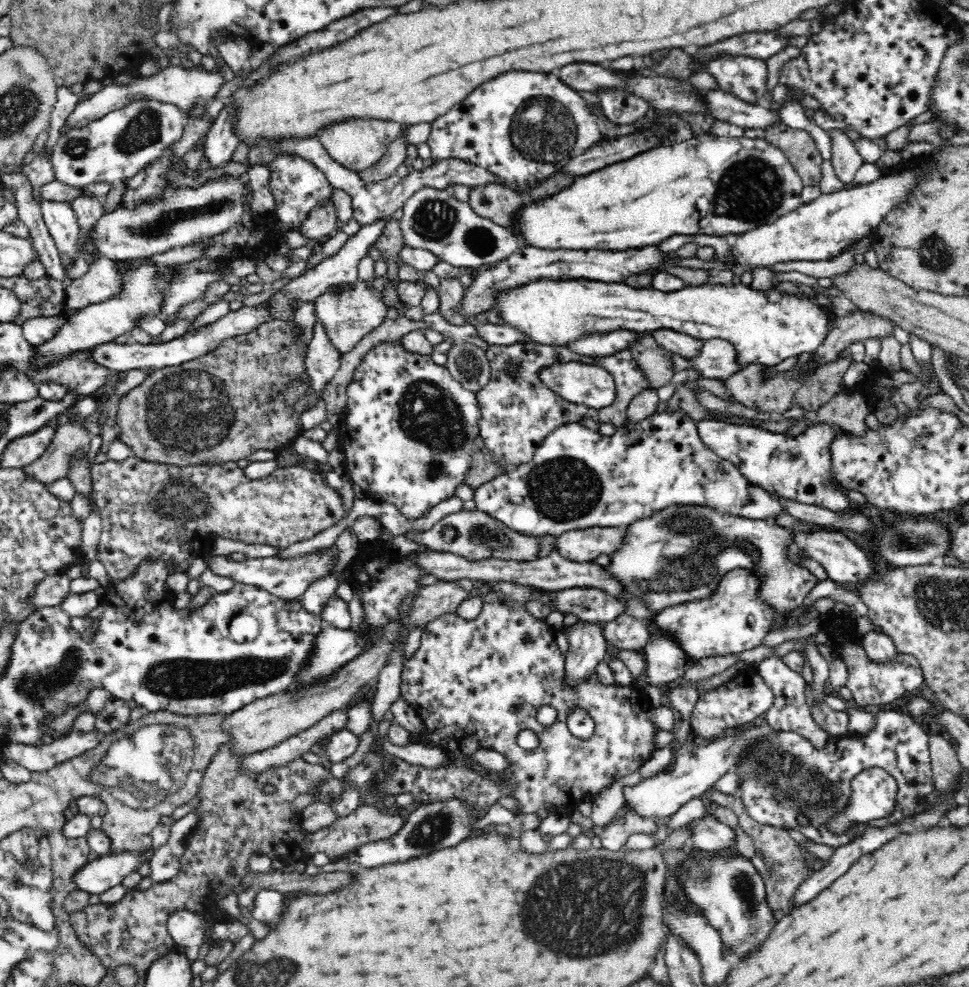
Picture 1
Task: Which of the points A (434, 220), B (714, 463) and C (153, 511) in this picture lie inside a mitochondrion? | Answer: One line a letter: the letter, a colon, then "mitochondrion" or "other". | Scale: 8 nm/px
A: mitochondrion
B: other
C: mitochondrion

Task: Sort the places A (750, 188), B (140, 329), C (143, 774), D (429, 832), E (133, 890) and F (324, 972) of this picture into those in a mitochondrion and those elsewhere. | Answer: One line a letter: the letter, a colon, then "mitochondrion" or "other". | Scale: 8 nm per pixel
A: mitochondrion
B: other
C: mitochondrion
D: mitochondrion
E: other
F: other

